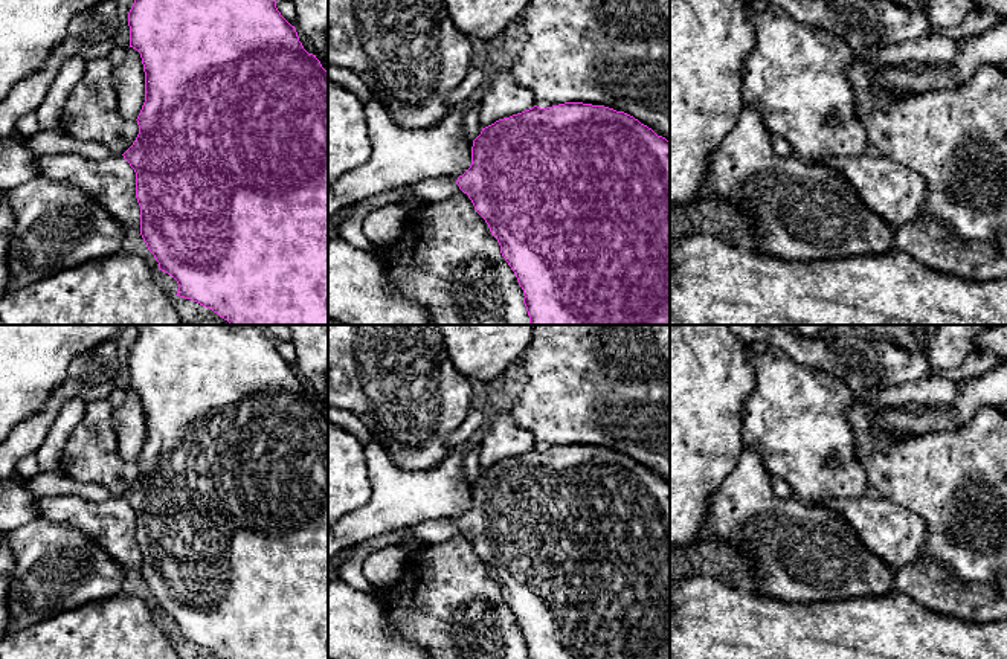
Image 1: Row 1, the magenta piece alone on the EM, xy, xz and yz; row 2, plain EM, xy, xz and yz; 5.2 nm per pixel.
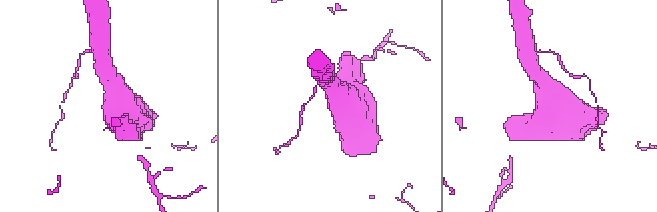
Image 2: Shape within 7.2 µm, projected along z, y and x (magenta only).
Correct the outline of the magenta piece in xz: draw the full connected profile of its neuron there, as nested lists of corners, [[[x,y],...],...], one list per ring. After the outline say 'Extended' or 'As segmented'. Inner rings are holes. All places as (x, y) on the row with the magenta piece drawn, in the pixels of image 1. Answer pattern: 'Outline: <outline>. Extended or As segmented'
Outline: [[[565,102],[546,108],[534,105],[529,110],[499,119],[482,128],[481,134],[473,140],[471,165],[458,178],[429,177],[397,189],[389,189],[362,198],[349,206],[351,212],[348,218],[340,211],[328,220],[337,221],[339,236],[342,239],[380,259],[381,252],[378,246],[371,243],[363,232],[363,220],[368,214],[386,204],[397,204],[404,198],[421,198],[427,203],[442,201],[458,191],[468,195],[476,212],[485,220],[491,235],[497,239],[502,256],[523,290],[523,304],[529,316],[529,325],[670,325],[670,140],[658,136],[633,116],[604,105],[583,102]]]. Extended

